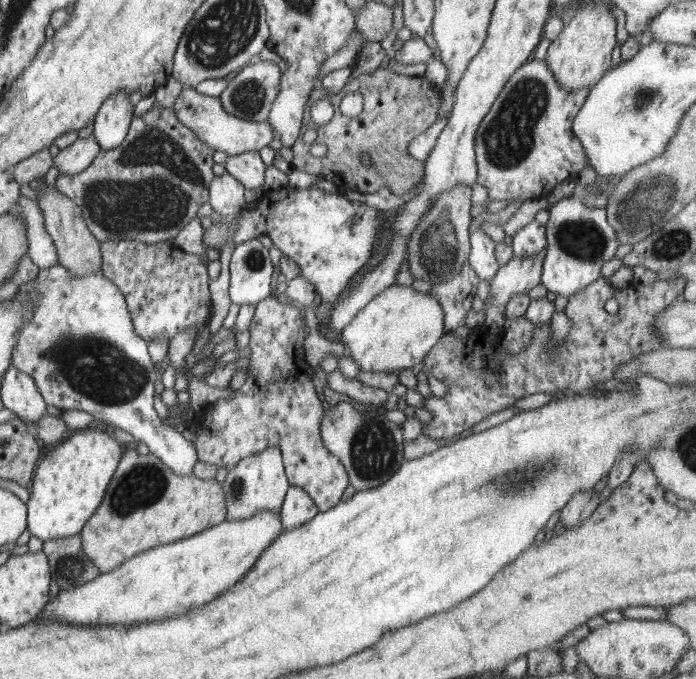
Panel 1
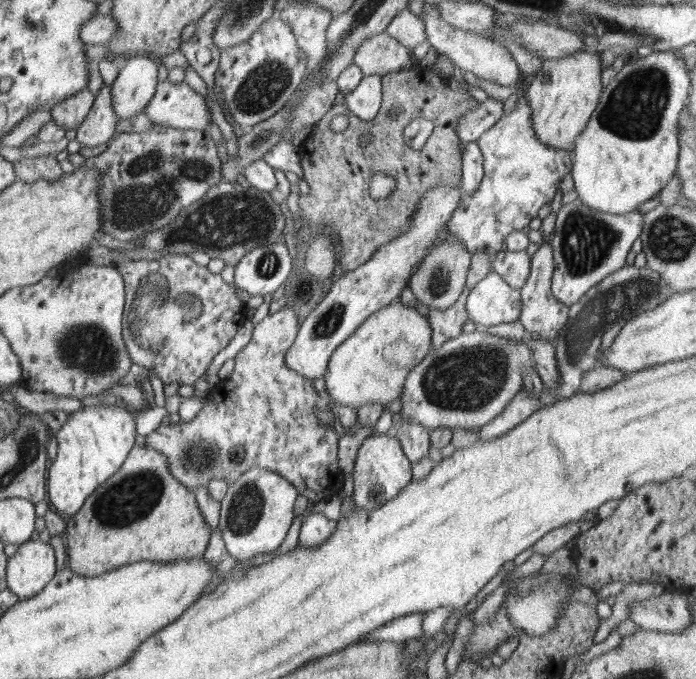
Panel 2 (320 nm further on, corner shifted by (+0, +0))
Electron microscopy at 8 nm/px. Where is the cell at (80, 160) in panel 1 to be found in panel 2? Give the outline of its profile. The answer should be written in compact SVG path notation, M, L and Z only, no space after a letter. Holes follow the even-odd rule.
M104 83L98 95L95 96L89 113L77 128L76 140L82 143L82 147L100 146L121 128L112 101L111 85Z

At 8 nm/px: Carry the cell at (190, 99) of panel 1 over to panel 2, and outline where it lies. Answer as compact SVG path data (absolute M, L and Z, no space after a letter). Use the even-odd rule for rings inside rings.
M168 79L157 83L156 92L144 107L143 112L155 125L173 129L204 132L208 123L213 121L212 109L207 105L202 93L194 90L189 84L173 83Z

